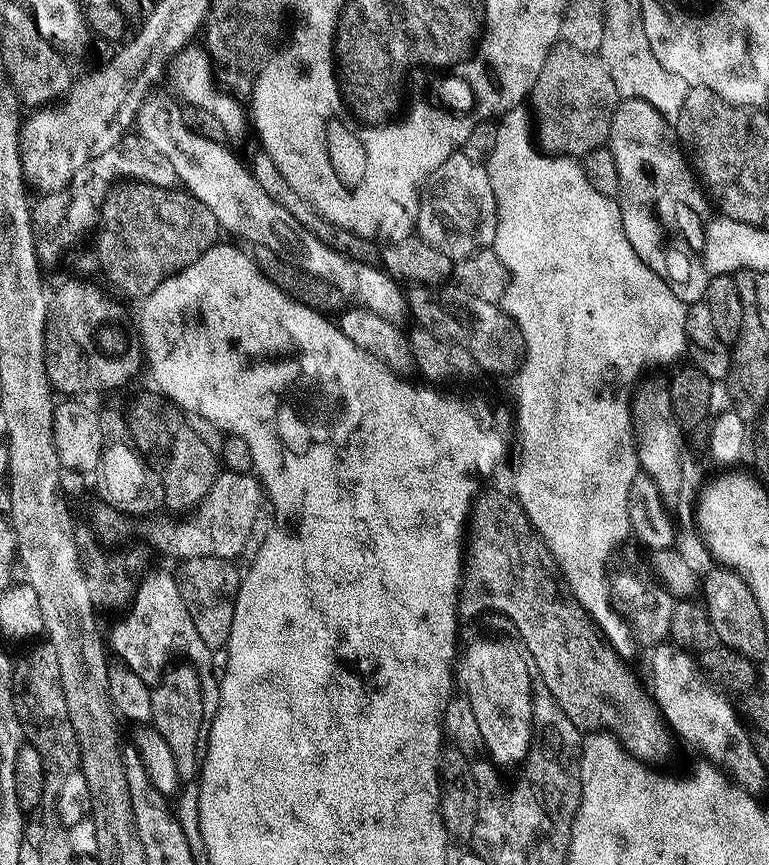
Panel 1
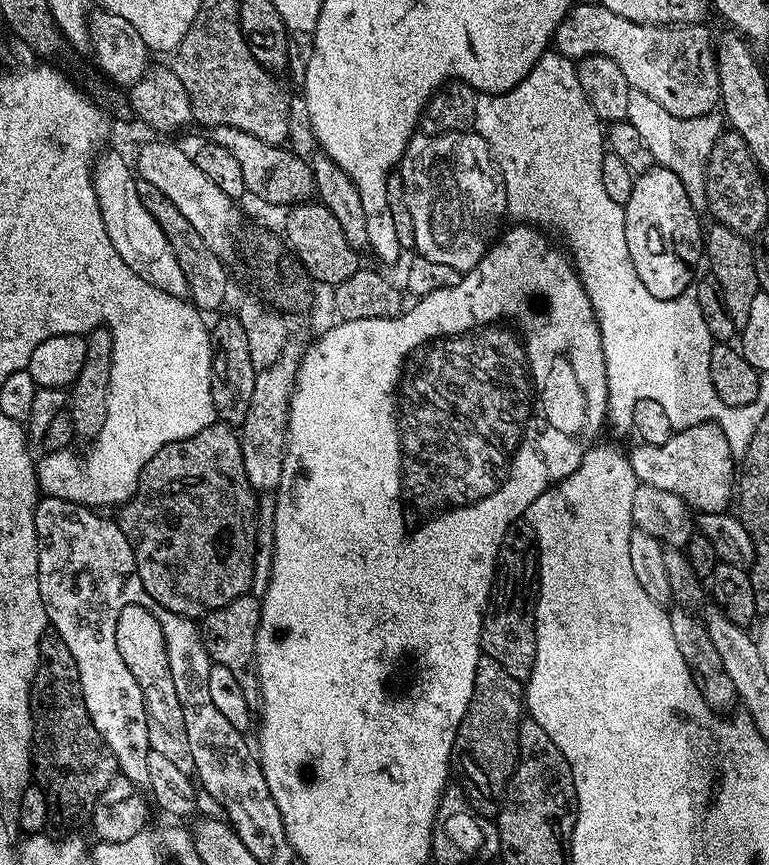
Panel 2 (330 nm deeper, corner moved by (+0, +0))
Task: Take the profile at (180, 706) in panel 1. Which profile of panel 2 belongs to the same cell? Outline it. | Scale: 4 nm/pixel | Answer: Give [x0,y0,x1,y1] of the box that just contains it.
[116,604,196,776]

